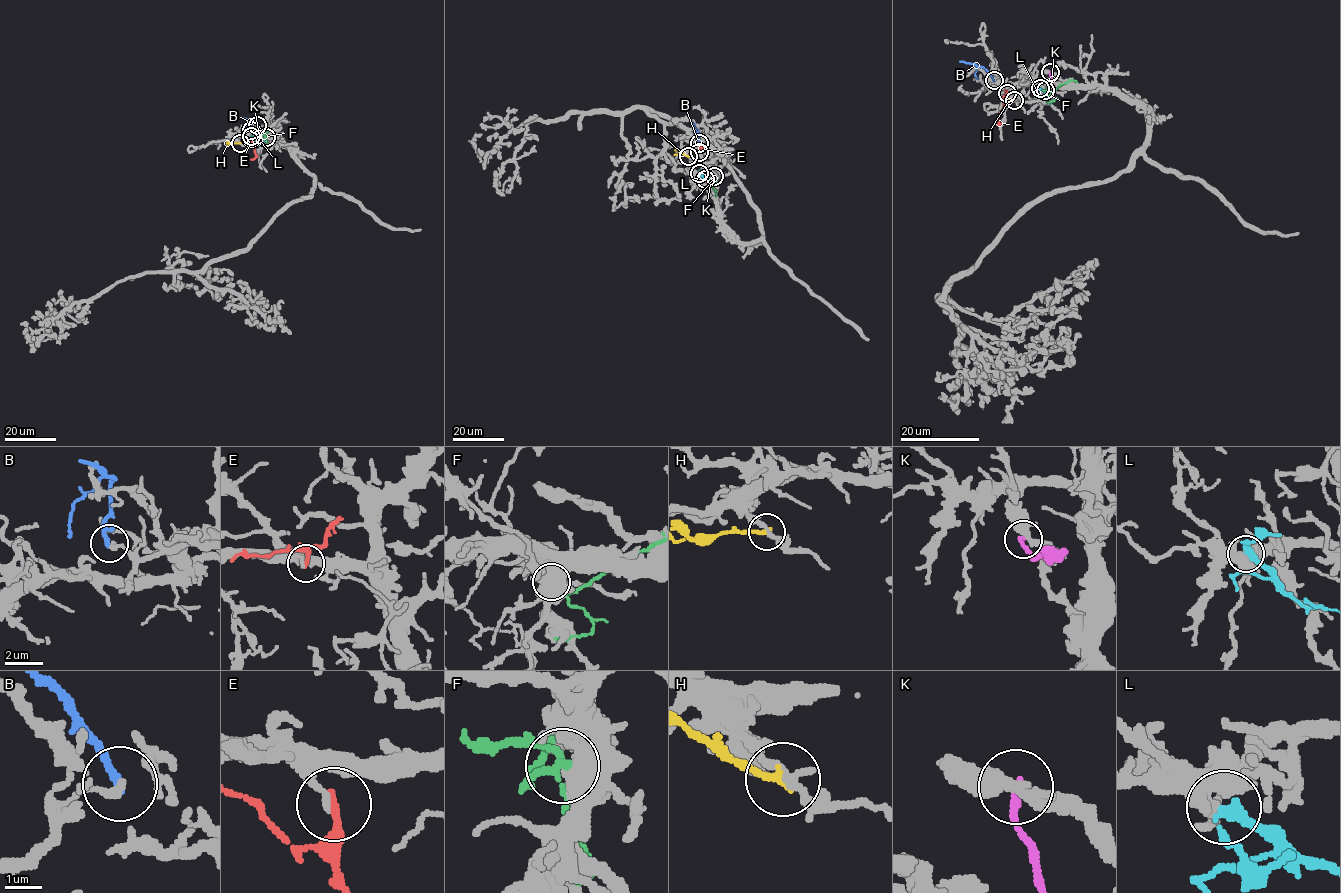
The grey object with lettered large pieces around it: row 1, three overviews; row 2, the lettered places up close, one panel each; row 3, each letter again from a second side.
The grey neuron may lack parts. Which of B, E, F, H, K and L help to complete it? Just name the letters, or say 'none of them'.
none of them

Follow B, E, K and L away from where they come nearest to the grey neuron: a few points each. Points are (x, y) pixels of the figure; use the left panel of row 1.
B: (251, 131), (251, 122), (243, 118)
E: (251, 138), (255, 156), (250, 159)
K: (257, 125), (263, 143)
L: (251, 136), (266, 140)

